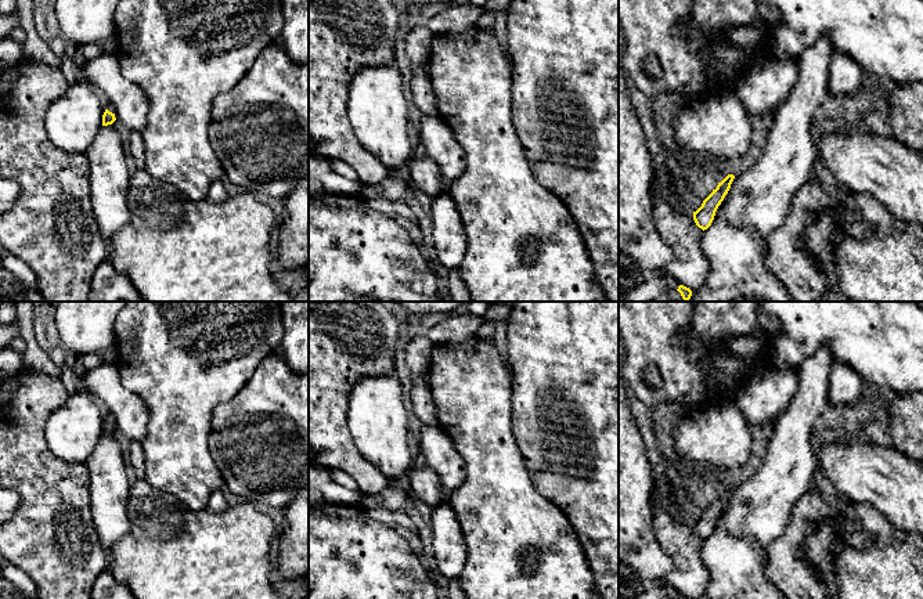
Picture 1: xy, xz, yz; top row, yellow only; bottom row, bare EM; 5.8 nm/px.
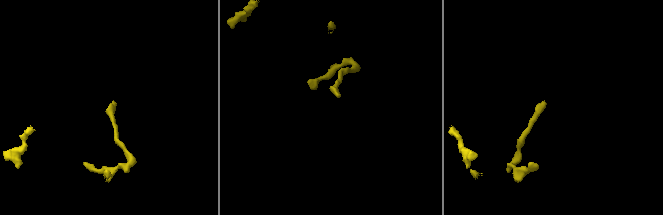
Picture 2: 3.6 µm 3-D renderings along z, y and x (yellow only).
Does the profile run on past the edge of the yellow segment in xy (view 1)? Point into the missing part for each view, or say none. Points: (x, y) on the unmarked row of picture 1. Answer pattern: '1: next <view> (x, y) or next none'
1: next none

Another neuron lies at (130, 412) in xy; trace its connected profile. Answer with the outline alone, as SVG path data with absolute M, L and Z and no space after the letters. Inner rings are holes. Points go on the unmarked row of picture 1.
M102 362L83 375L84 391L115 418L115 427L131 441L141 443L147 434L149 411L145 401L123 386L115 364Z

